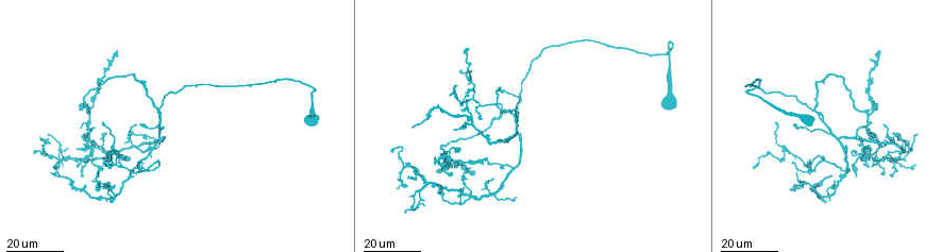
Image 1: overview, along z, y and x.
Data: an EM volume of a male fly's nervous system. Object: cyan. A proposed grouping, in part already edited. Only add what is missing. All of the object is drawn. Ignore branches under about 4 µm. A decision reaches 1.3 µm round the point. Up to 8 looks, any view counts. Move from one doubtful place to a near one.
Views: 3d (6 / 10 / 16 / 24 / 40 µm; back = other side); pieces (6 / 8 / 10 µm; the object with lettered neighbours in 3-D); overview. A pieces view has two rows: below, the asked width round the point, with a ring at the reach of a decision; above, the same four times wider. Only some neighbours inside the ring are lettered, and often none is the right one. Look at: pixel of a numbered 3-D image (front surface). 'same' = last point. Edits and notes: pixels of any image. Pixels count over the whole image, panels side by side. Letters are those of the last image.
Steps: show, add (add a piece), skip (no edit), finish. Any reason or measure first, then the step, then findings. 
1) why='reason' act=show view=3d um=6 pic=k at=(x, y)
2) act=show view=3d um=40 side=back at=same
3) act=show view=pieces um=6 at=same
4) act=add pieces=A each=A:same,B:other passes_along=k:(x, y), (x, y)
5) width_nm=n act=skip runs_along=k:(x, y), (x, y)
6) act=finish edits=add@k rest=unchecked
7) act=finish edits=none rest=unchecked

why='an open end' act=show view=3d um=24 pic=1 at=(791, 163)

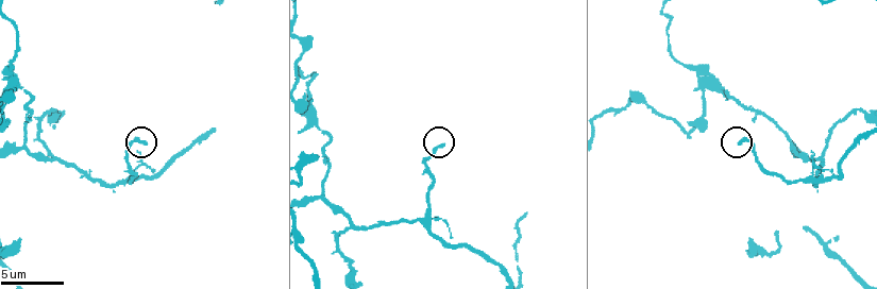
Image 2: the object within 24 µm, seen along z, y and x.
act=show view=pieces um=6 pic=2 at=(738, 143)

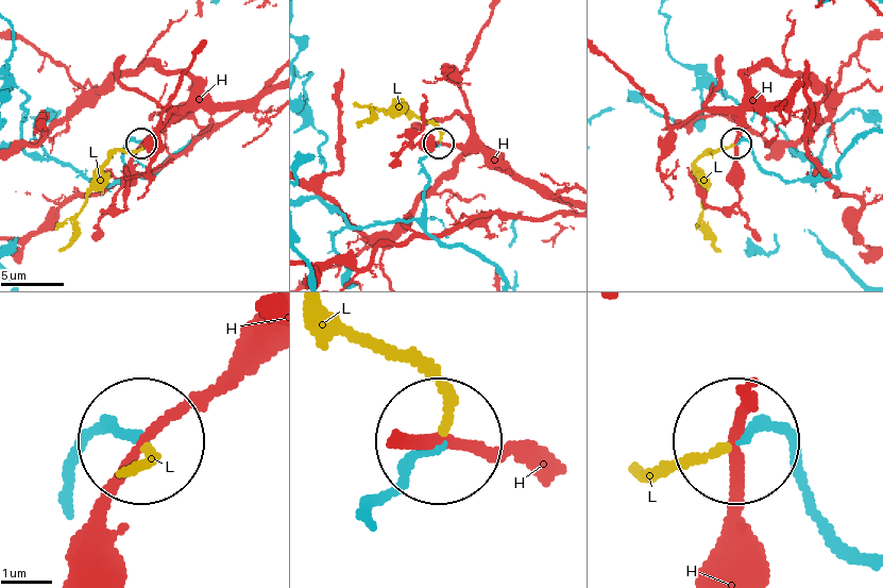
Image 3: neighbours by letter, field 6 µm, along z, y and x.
act=add pieces=L each=H:other,L:same passes_along=3:(758, 161), (743, 140), (697, 162), (702, 229), (714, 250) found='it goes on there'

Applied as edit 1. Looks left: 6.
act=show view=overview

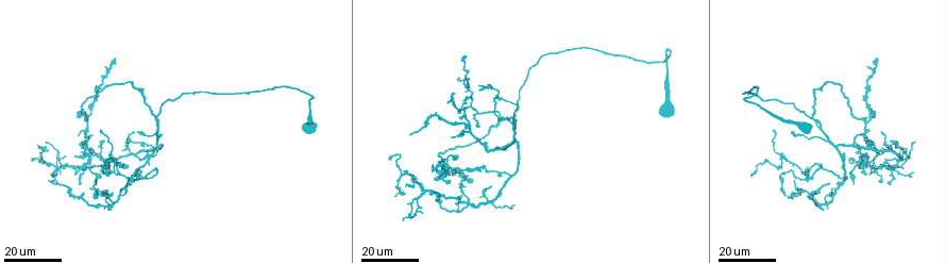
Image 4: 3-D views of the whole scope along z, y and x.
why='thin end' act=show view=3d um=24 pic=4 at=(95, 181)

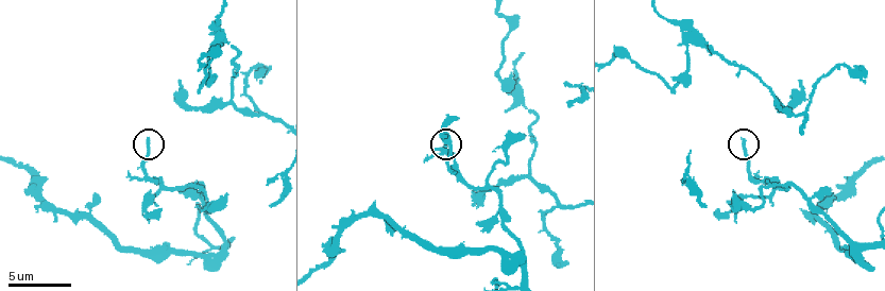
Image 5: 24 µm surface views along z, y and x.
why='what lies round it' act=show view=pieces um=8 pic=5 at=(147, 140)

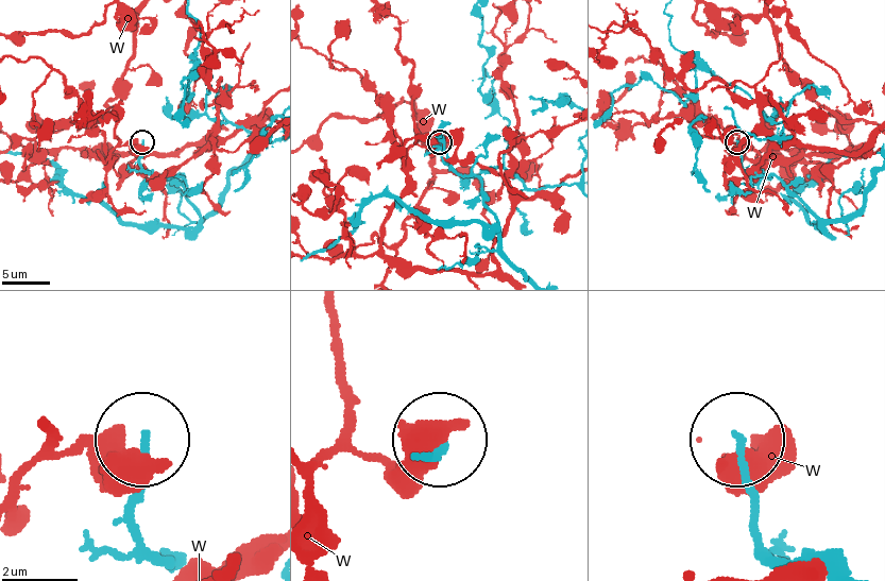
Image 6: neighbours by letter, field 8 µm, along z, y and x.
width_nm=180 act=skip each=W:other runs_along=6:(830, 570), (763, 542), (737, 440) found='none of them fits'

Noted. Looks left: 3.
why='branch stops here' act=show view=3d um=16 pic=4 at=(886, 184)

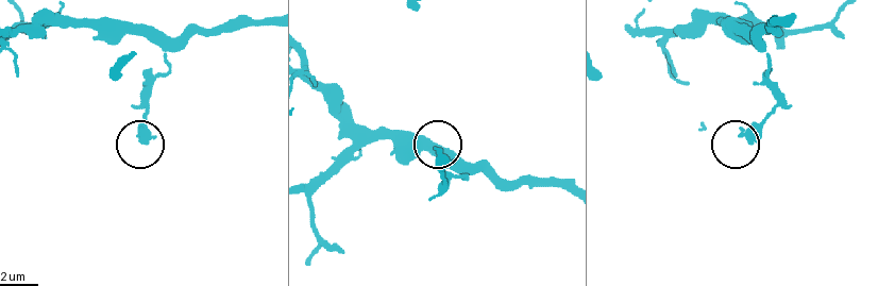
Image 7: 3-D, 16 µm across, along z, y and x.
act=show view=pieces um=6 pic=7 at=(743, 133)

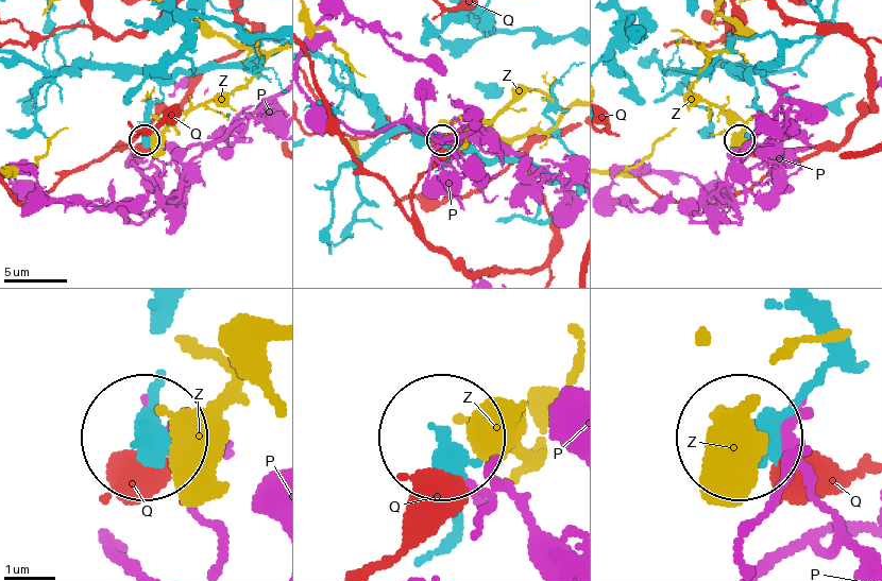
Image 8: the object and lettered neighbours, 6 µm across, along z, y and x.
act=skip each=P:other,Q:other,Z:other runs_along=8:(157, 392), (146, 439) found='none of them fits'

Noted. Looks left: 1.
why='end of a long branch' act=show view=pieces um=6 pic=5 at=(569, 104)

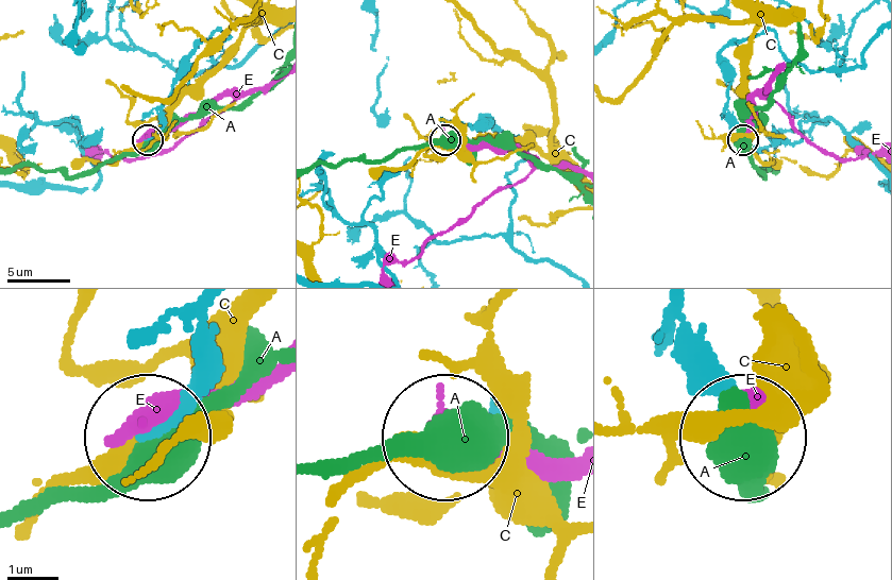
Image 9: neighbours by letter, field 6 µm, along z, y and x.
act=skip each=A:other,C:other,E:other runs_along=9:(208, 313), (204, 377), (150, 437) found='none of them fits'

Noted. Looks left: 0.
act=finish edits=add@3 rest=unchecked

